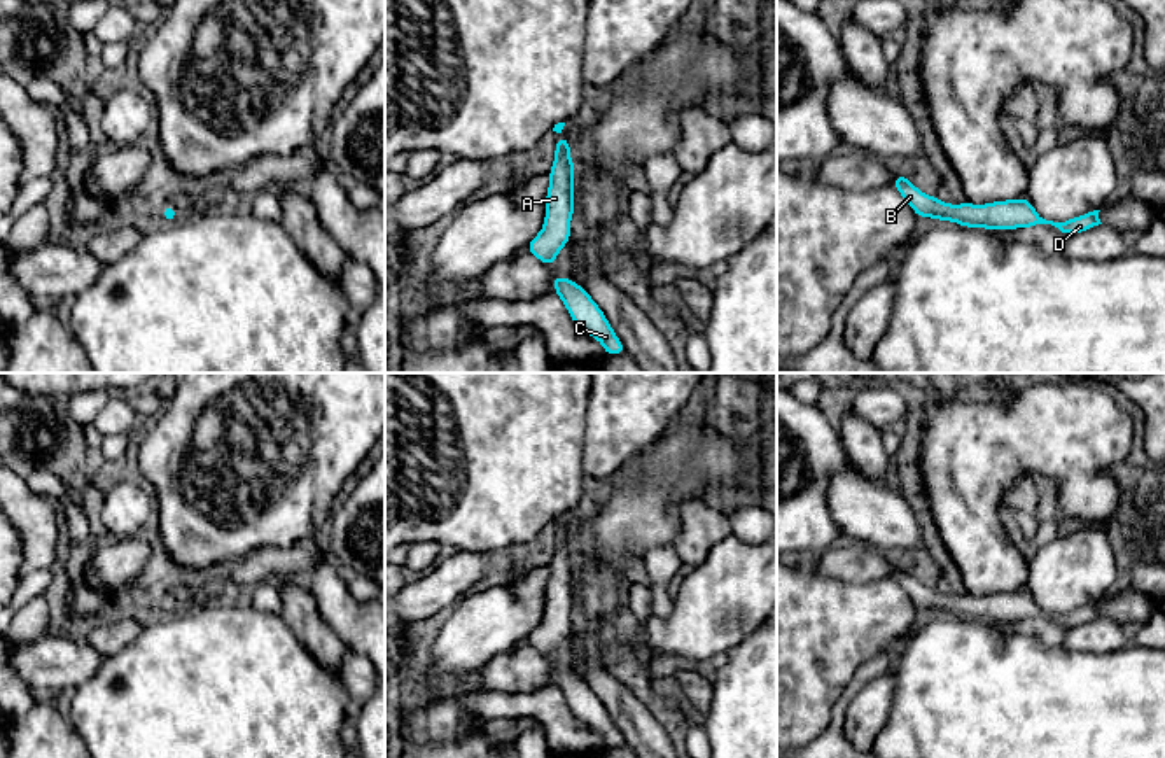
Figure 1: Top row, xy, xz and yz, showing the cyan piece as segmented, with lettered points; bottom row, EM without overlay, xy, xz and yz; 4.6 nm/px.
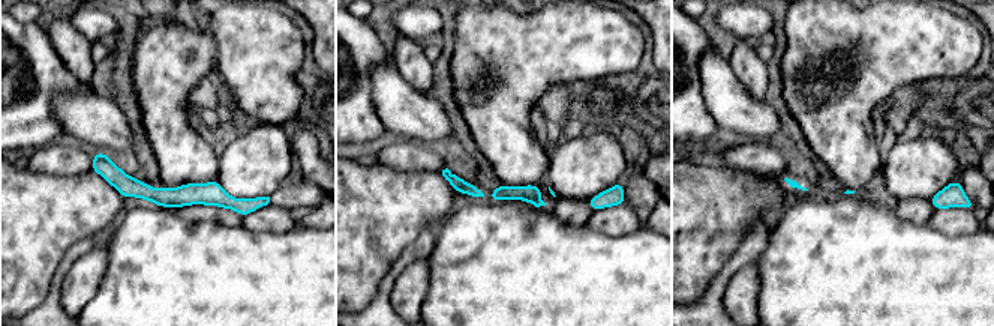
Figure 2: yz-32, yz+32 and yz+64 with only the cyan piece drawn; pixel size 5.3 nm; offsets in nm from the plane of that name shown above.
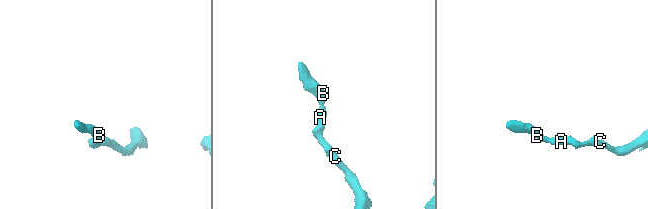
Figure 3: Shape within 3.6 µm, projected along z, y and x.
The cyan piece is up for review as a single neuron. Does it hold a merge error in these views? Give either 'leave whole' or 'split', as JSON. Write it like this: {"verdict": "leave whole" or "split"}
{"verdict": "leave whole"}

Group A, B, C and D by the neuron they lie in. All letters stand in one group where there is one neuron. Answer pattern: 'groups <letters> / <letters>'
groups A B C D

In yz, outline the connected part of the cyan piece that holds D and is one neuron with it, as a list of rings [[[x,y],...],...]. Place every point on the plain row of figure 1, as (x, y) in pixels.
[[[904,564],[899,565],[890,578],[899,583],[918,611],[932,609],[936,613],[952,613],[964,620],[999,623],[1051,616],[1065,627],[1078,627],[1102,616],[1099,611],[1100,602],[1093,602],[1062,614],[1046,613],[1036,604],[1027,588],[985,597],[973,597],[969,593],[960,597],[945,595],[936,588],[922,585],[906,571]]]

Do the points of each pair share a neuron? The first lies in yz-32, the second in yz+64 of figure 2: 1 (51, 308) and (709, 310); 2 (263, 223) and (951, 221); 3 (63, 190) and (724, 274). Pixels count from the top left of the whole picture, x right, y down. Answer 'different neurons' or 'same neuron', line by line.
1: same neuron
2: same neuron
3: different neurons

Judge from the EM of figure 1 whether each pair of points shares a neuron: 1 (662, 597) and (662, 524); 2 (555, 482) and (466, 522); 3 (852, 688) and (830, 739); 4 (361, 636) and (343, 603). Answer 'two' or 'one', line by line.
1: two
2: one
3: one
4: one

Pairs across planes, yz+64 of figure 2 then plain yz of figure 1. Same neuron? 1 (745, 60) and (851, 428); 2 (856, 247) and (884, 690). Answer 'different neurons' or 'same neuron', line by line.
1: same neuron
2: different neurons

